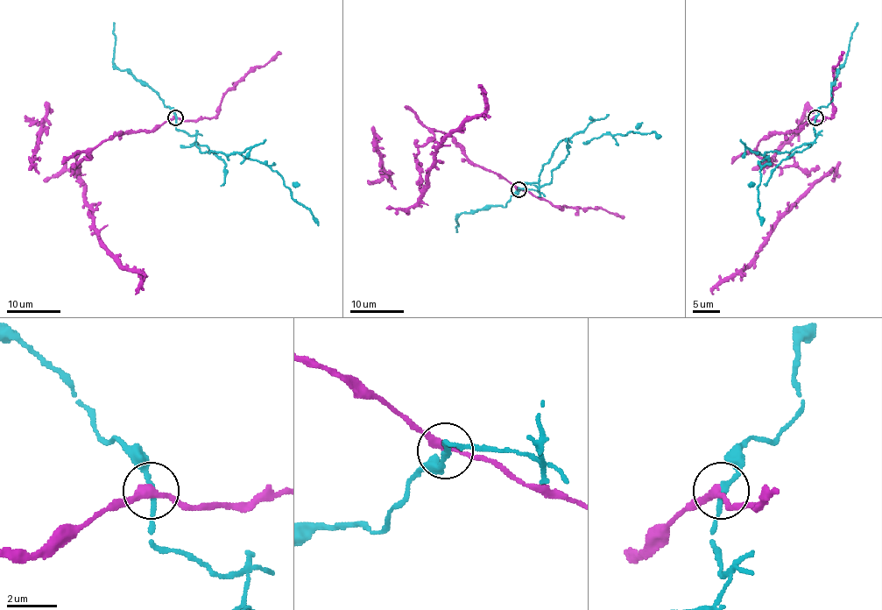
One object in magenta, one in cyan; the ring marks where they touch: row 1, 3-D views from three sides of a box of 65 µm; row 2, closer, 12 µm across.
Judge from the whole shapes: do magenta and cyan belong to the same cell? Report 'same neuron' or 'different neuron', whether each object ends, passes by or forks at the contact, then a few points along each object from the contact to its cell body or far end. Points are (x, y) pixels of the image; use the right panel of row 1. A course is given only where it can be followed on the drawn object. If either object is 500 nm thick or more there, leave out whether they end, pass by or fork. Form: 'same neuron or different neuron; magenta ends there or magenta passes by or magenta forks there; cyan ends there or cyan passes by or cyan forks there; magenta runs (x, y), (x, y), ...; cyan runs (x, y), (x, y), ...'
different neuron; magenta passes by; cyan passes by; magenta runs (815, 117), (759, 142), (757, 152), (773, 165), (823, 174), (747, 265), (713, 294); cyan runs (815, 117), (817, 137), (811, 143), (790, 152), (758, 152), (765, 157), (760, 162), (758, 188), (762, 225)

